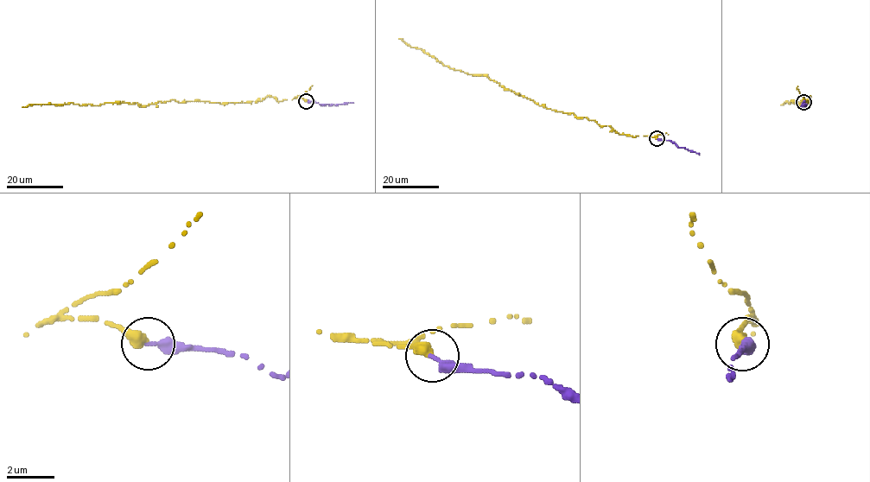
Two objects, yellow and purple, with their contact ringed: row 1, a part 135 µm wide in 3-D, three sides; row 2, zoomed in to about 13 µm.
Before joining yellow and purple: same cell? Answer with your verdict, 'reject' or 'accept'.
accept

